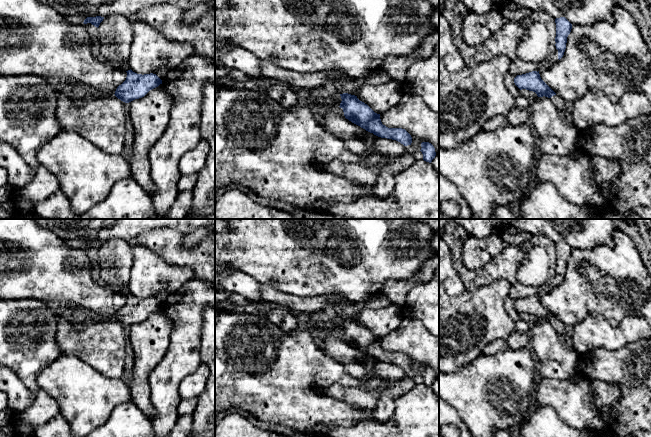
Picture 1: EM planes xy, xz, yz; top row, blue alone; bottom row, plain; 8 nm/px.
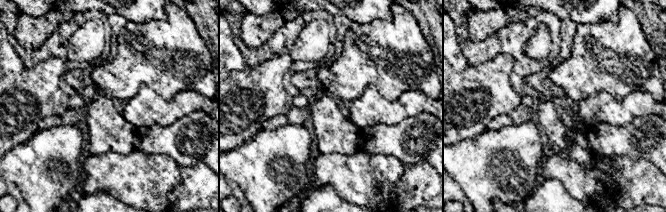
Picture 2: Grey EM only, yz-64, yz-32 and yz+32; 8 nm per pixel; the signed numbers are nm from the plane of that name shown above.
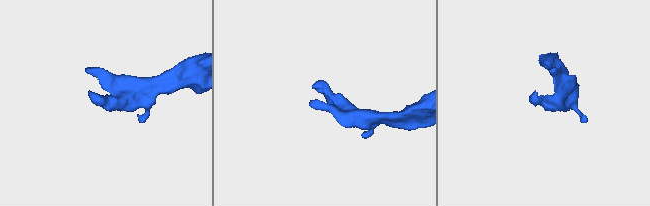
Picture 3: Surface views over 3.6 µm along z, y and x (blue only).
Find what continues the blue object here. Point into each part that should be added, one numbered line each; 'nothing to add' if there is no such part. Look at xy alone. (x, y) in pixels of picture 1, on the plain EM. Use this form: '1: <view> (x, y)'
1: xy (78, 243)

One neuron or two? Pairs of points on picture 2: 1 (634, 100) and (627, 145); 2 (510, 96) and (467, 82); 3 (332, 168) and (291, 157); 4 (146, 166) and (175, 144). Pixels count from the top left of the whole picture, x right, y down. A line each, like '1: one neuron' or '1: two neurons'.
1: two neurons
2: one neuron
3: two neurons
4: two neurons

